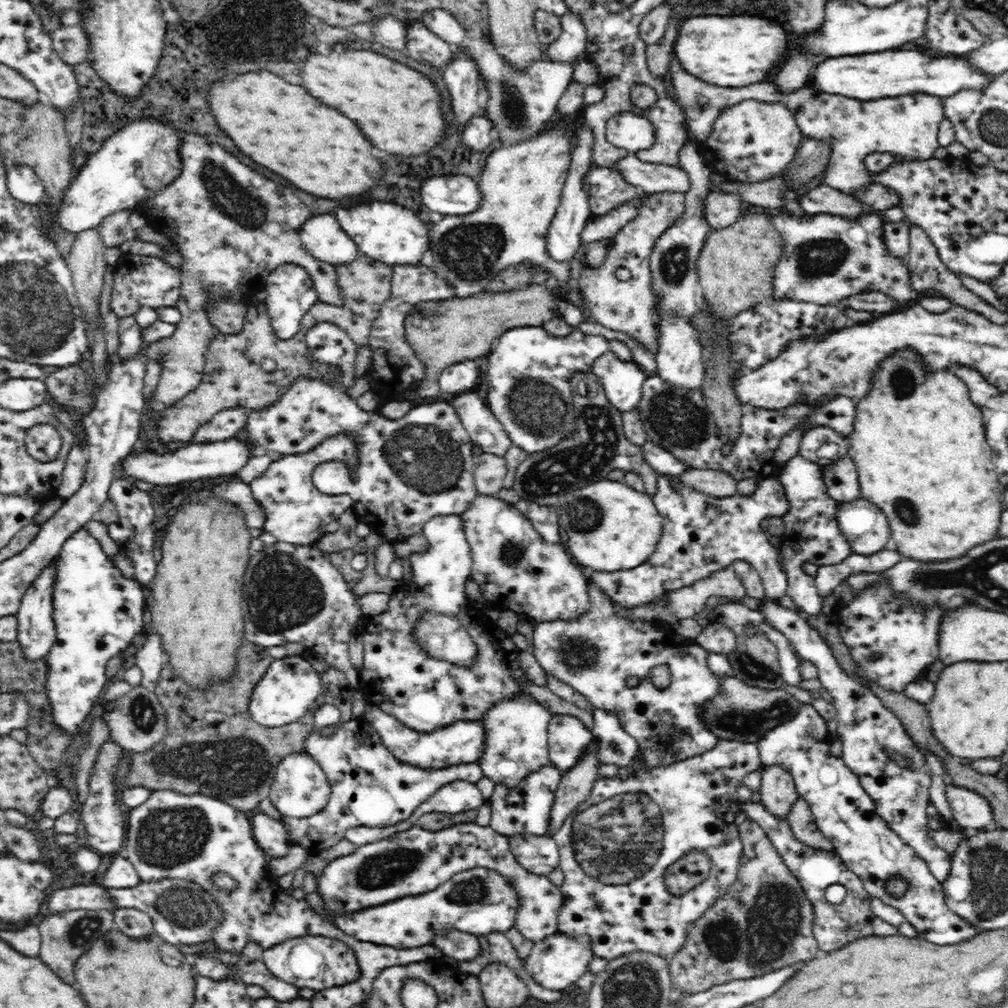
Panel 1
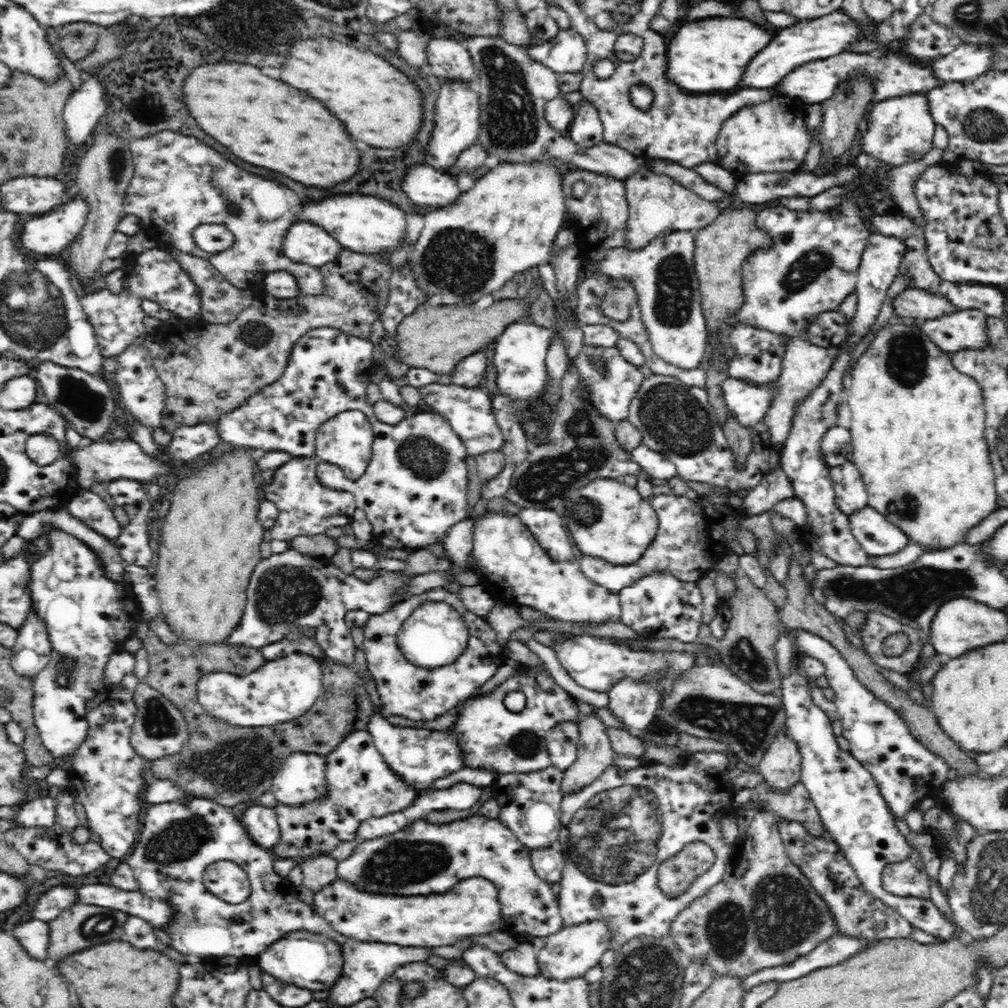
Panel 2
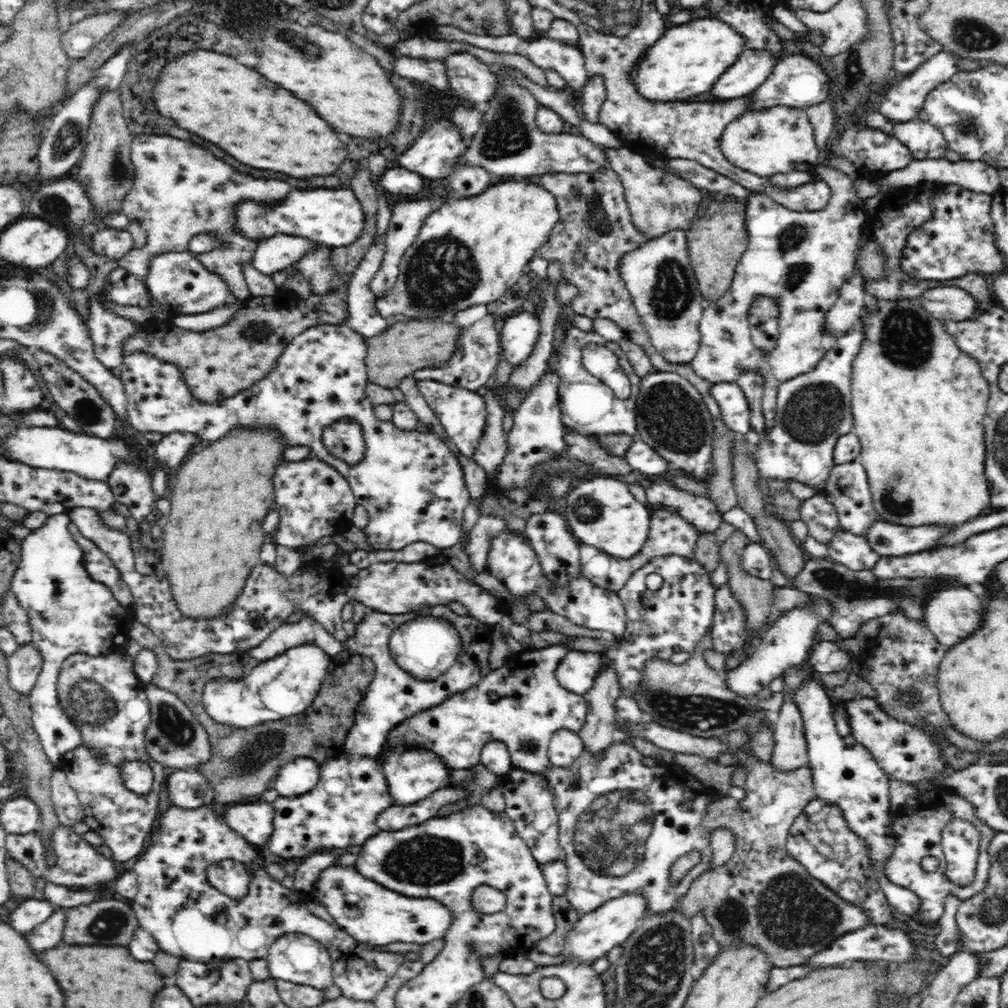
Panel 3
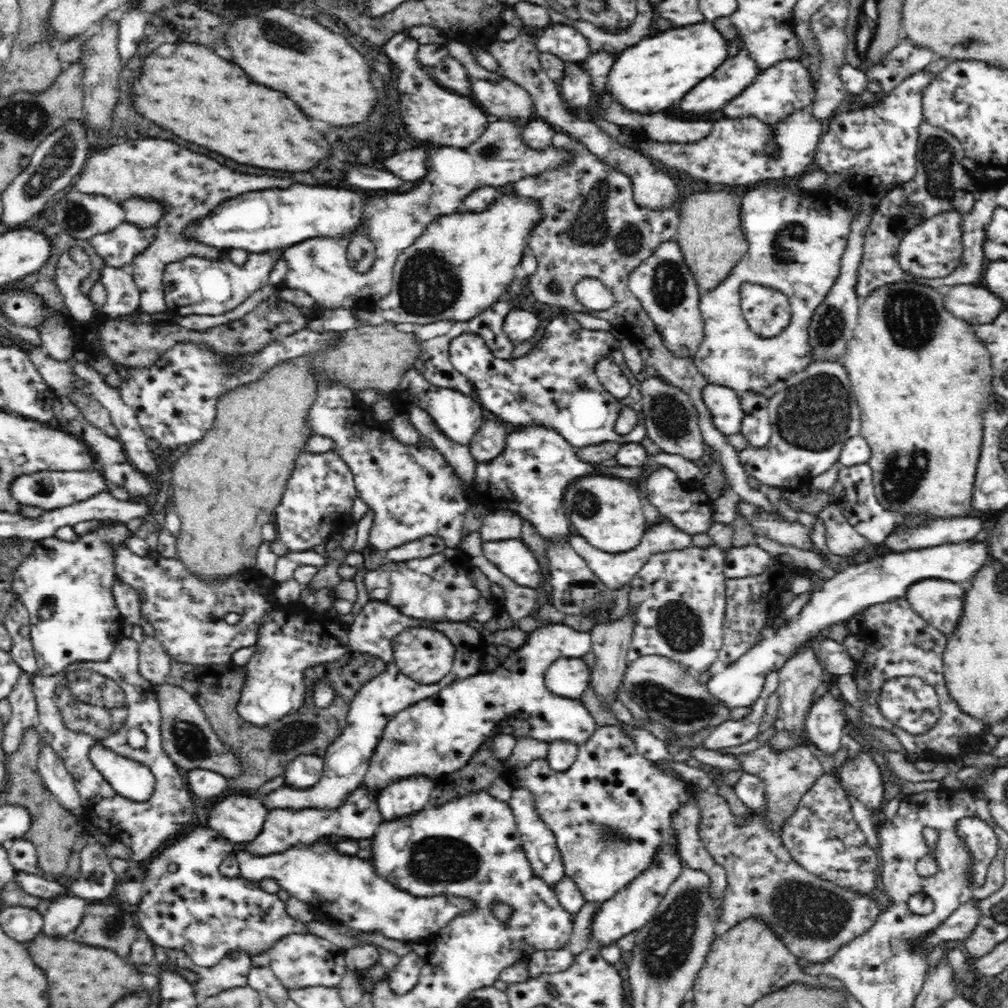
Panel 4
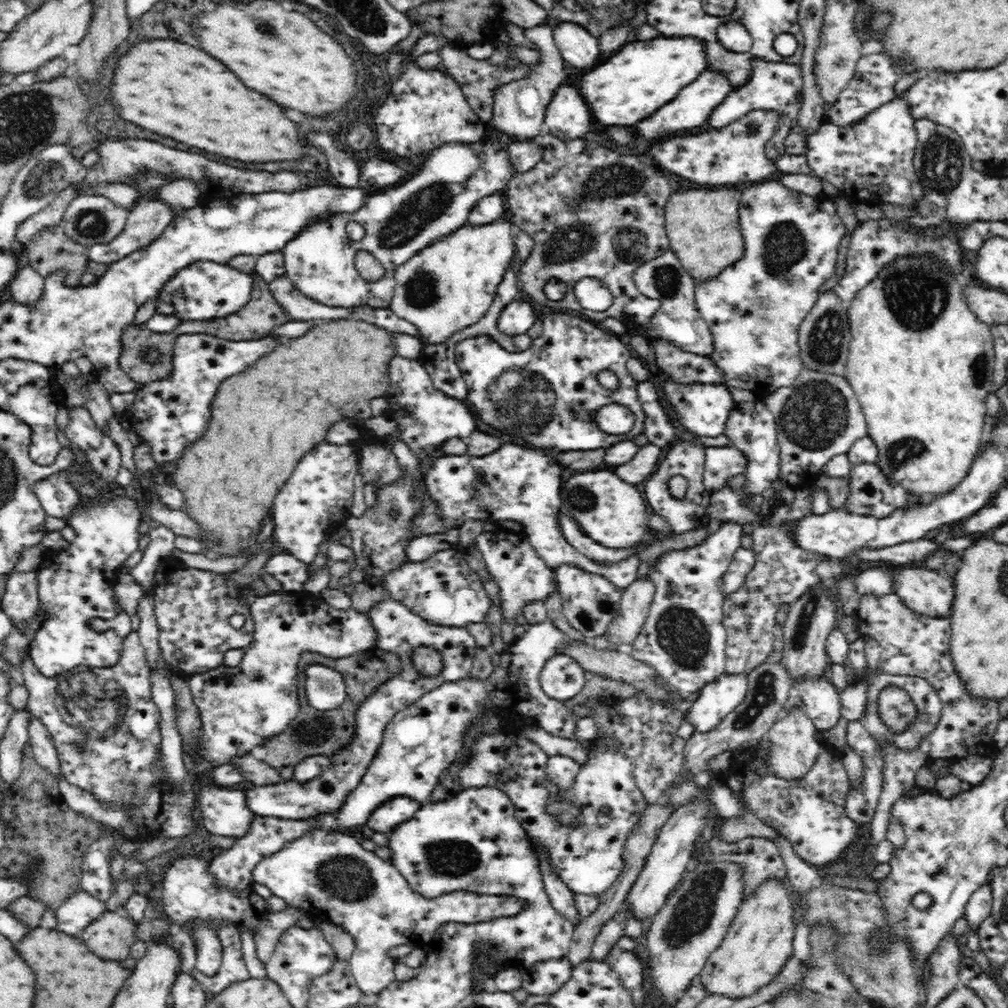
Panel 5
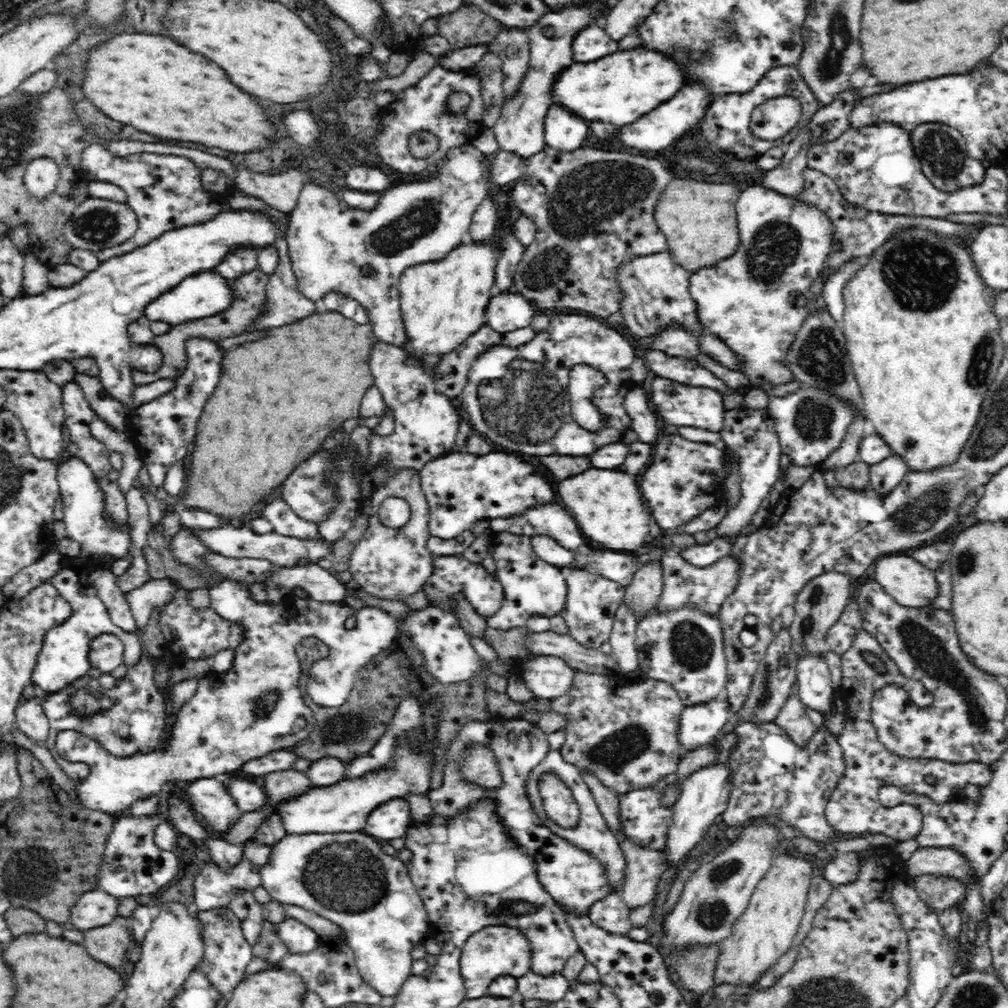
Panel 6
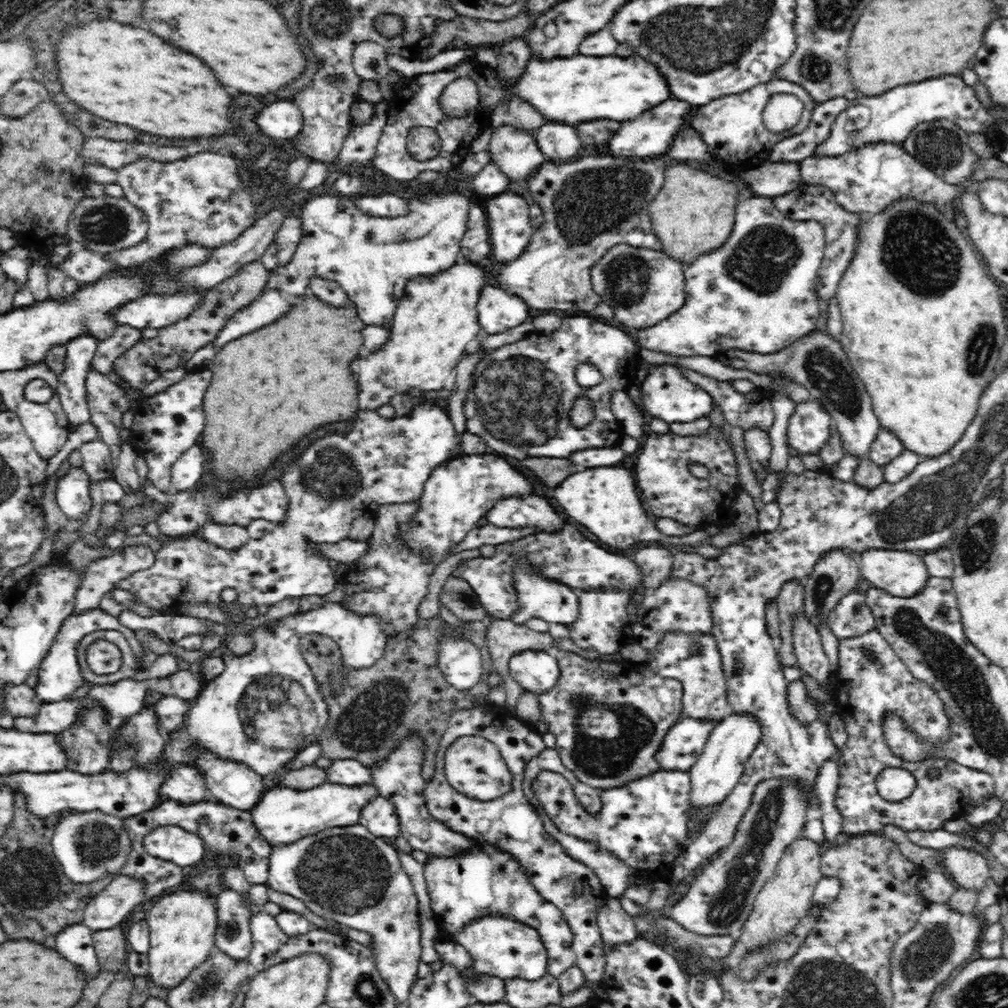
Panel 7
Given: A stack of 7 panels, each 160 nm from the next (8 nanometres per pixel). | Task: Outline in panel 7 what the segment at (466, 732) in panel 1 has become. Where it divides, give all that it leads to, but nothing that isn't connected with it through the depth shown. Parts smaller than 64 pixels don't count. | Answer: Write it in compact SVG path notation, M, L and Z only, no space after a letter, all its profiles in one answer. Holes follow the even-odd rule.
M375 796L362 810L360 825L376 837L395 839L400 835L399 817L394 805L383 796Z

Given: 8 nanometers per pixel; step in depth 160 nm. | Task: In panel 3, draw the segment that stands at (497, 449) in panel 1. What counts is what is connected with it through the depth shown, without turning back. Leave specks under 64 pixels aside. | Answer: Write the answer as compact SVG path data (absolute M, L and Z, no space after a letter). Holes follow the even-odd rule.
M436 380L416 381L416 387L420 395L426 400L428 407L434 411L434 415L441 421L454 448L463 456L473 458L486 426L487 410L484 398L476 391Z

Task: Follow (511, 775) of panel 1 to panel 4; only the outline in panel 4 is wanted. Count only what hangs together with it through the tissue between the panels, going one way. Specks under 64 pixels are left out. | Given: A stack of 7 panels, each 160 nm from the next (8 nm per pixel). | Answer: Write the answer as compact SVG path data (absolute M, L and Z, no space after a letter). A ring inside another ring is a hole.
M563 623L542 626L531 631L522 648L514 648L512 653L499 663L493 671L482 671L477 675L454 681L438 694L415 702L389 719L382 738L372 755L370 766L365 774L365 786L379 793L390 782L423 774L428 778L440 778L460 770L475 752L491 737L512 735L519 738L532 738L534 742L572 741L576 744L587 741L598 729L594 717L580 699L566 698L550 692L545 685L545 672L553 662L561 658L580 658L591 651L591 634L579 631Z

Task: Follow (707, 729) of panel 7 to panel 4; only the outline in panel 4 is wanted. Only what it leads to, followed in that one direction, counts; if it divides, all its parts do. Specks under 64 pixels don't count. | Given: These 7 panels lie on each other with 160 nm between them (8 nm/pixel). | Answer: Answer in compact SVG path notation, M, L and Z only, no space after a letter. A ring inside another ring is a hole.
M972 538L903 553L882 552L868 562L849 564L824 582L820 590L810 594L810 600L799 614L784 620L770 636L758 640L756 646L752 646L738 660L727 666L722 665L713 672L707 681L708 690L732 709L736 706L752 706L764 688L766 676L772 671L778 672L794 653L813 641L820 632L825 632L830 625L842 623L852 614L868 609L871 605L891 602L905 596L907 588L920 579L946 579L964 585L975 577L986 559L990 558L990 553L988 539L980 541Z

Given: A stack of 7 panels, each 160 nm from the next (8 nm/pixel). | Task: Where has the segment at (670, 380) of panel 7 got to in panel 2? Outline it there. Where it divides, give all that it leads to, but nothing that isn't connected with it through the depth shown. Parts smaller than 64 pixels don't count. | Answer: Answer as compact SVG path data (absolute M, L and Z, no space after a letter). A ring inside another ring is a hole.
M728 376L722 379L721 384L727 409L746 428L766 416L775 394L778 394L777 378L766 385L756 385L756 382Z

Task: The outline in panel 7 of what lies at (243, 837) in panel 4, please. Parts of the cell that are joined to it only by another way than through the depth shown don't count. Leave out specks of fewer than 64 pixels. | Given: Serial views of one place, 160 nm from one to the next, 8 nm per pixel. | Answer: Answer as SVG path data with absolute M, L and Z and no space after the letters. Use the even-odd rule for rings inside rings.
M178 765L166 774L166 780L159 788L160 796L186 806L214 802L206 790L205 778L198 768Z

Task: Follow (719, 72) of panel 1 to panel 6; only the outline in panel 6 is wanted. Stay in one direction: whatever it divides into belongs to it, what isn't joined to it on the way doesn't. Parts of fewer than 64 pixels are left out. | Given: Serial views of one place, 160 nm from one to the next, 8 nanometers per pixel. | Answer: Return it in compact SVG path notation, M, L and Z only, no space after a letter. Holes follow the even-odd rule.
M636 48L636 52L616 52L596 62L576 62L568 70L562 70L553 88L554 104L570 108L580 118L626 126L654 110L658 104L674 98L682 88L682 74L678 74L678 70L674 70L674 62L666 62L662 54Z

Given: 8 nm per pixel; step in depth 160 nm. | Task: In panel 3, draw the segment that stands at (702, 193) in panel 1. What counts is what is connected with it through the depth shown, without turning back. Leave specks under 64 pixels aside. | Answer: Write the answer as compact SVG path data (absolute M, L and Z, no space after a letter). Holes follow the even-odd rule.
M673 230L630 250L621 258L618 274L631 294L633 305L656 351L667 362L690 364L699 352L699 324L705 305L691 267L685 231Z

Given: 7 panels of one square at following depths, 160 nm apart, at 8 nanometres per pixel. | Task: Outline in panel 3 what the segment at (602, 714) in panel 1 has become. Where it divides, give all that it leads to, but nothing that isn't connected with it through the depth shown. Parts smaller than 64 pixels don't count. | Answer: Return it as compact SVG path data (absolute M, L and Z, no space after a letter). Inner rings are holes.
M662 555L634 571L617 595L626 608L627 624L624 634L620 637L620 646L611 655L612 663L622 695L635 700L647 660L656 658L679 665L690 658L692 648L696 648L706 630L712 626L715 613L714 588L710 584L706 568L696 562L695 558ZM652 572L663 578L663 583L657 590L650 590L646 586L646 576ZM672 654L678 654L682 658L670 660Z

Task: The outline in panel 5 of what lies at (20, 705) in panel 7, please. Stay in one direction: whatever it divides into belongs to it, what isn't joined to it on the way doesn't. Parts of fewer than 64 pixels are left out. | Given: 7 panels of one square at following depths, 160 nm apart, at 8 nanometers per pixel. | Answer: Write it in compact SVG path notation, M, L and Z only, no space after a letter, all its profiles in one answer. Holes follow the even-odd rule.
M36 717L30 721L27 729L29 730L29 742L36 762L59 782L62 778L59 754L48 729Z

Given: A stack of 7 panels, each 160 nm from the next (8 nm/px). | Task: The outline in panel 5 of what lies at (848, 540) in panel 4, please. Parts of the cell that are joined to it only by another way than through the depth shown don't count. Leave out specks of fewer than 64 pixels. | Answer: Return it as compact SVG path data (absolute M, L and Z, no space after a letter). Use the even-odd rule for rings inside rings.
M924 538L884 548L870 549L867 546L862 546L862 548L854 550L852 555L856 555L866 562L883 560L885 563L910 564L910 562L920 562L922 558L932 554L936 548L939 548L936 542Z

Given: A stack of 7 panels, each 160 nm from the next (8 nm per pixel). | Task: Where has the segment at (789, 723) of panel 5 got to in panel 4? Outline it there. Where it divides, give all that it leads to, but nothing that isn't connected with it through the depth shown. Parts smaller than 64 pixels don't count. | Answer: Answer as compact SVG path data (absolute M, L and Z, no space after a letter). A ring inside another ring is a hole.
M765 744L761 748L758 748L754 751L736 754L723 752L720 754L732 755L732 757L736 757L736 760L738 760L738 763L740 763L740 768L744 773L756 775L758 779L762 780L762 783L764 783L764 799L766 799L766 807L765 810L761 811L760 813L754 813L754 811L749 810L749 812L745 815L747 820L742 825L736 825L735 820L737 816L733 814L733 808L728 806L728 804L726 806L716 806L716 795L710 795L711 792L708 790L695 790L695 798L699 802L699 807L702 807L702 824L699 826L699 835L701 836L702 843L705 844L706 851L713 856L713 859L726 872L727 875L727 888L725 889L724 896L722 897L721 903L719 904L718 920L721 923L726 923L728 928L730 928L748 917L761 918L762 922L765 922L766 925L770 926L770 929L774 930L774 933L777 934L778 938L782 940L783 944L789 948L791 954L793 954L793 956L799 961L809 961L816 963L824 962L832 958L834 954L839 952L839 949L842 946L845 946L846 943L852 942L854 938L858 938L859 935L864 934L871 926L874 926L874 923L877 921L878 915L880 914L880 908L878 908L875 901L868 899L866 895L859 895L858 893L854 893L852 891L843 890L832 882L828 882L826 880L820 879L814 874L808 873L808 871L806 871L802 866L797 864L797 862L788 853L788 850L786 850L786 848L783 846L782 826L786 824L786 819L790 818L791 814L794 814L794 811L796 810L796 807L798 807L803 794L806 791L809 791L811 786L814 786L817 778L824 774L824 768L822 767L820 760L818 757L816 757L816 755L814 755L814 752L810 750L809 744L796 745L789 750L779 752L775 752L768 744Z

